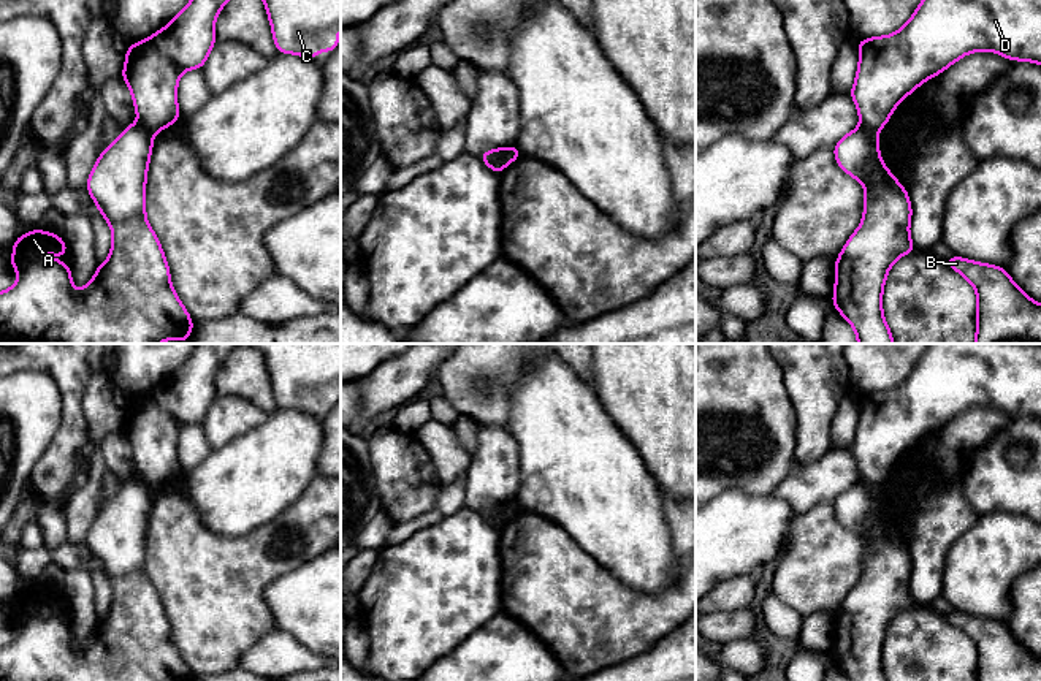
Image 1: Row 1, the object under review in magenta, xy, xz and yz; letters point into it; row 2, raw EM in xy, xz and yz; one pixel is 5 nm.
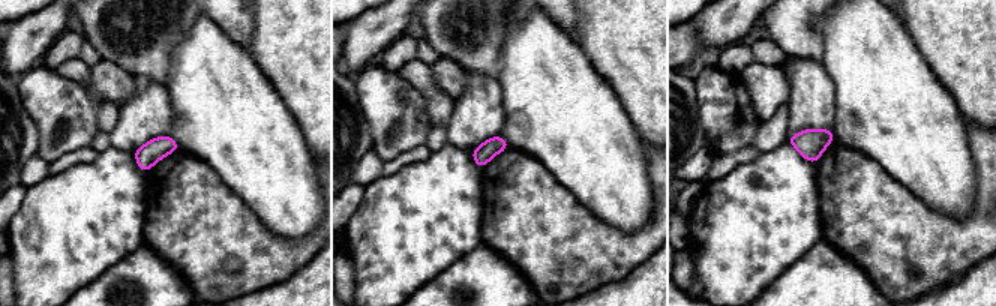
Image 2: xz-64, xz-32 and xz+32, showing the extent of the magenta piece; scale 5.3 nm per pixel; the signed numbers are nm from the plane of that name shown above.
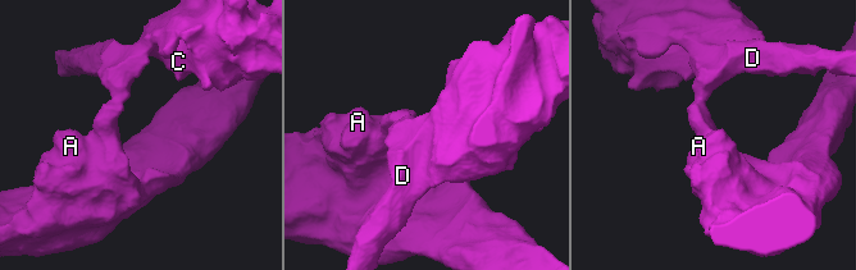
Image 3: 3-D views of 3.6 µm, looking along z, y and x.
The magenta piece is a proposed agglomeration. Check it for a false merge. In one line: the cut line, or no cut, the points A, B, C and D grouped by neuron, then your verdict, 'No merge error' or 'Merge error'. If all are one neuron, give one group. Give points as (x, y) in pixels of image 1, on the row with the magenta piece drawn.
Split along xz (507, 148), (493, 168). Groups: A B / C D. Merge error

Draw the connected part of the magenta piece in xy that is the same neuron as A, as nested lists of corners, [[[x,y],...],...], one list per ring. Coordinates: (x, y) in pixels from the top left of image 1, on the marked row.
[[[139,124],[128,125],[98,157],[87,179],[87,192],[112,231],[108,260],[78,293],[71,266],[41,263],[43,252],[68,255],[63,238],[32,230],[11,245],[8,266],[19,272],[16,283],[0,291],[0,344],[157,344],[189,342],[193,320],[171,287],[163,249],[146,219],[144,188],[154,133]]]

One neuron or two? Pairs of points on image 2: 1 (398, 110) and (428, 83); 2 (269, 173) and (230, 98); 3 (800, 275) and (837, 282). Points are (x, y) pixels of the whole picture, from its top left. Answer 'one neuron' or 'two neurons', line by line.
1: two neurons
2: one neuron
3: one neuron

